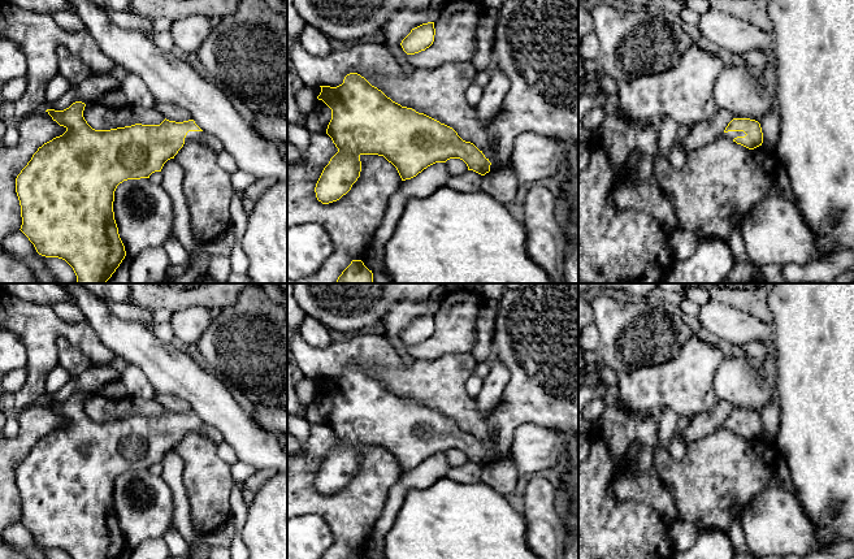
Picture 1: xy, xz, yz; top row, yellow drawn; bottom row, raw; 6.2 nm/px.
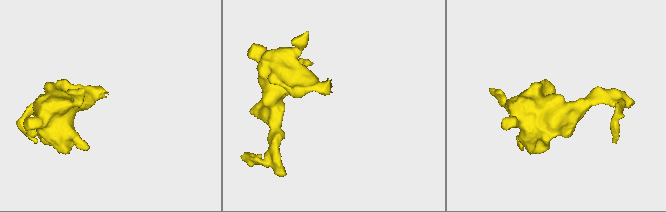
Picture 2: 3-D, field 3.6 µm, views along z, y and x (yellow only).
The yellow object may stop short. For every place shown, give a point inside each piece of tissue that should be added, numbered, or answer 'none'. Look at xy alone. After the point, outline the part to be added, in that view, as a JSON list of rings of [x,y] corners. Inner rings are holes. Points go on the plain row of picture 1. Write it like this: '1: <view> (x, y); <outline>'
1: xy (200, 428); [[[188,422],[185,429],[185,434],[188,432],[203,434],[212,439],[216,445],[218,445],[222,441],[222,434],[216,428],[204,422]]]

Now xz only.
1: xz (536, 337); [[[520,283],[517,290],[504,290],[498,300],[493,352],[508,370],[508,382],[500,404],[489,416],[494,437],[490,463],[508,456],[515,429],[526,422],[578,438],[578,283]]]

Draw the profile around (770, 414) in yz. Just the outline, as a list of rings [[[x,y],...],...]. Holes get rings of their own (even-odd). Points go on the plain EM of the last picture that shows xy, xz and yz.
[[[776,398],[771,399],[759,412],[763,432],[770,437],[777,437],[780,430],[780,404]]]

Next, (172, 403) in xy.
[[[157,393],[155,399],[169,412],[183,413],[192,411],[186,400],[172,394]]]

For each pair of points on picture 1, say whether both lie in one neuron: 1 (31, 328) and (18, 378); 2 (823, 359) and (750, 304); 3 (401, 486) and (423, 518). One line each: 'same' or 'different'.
1: different
2: different
3: different

